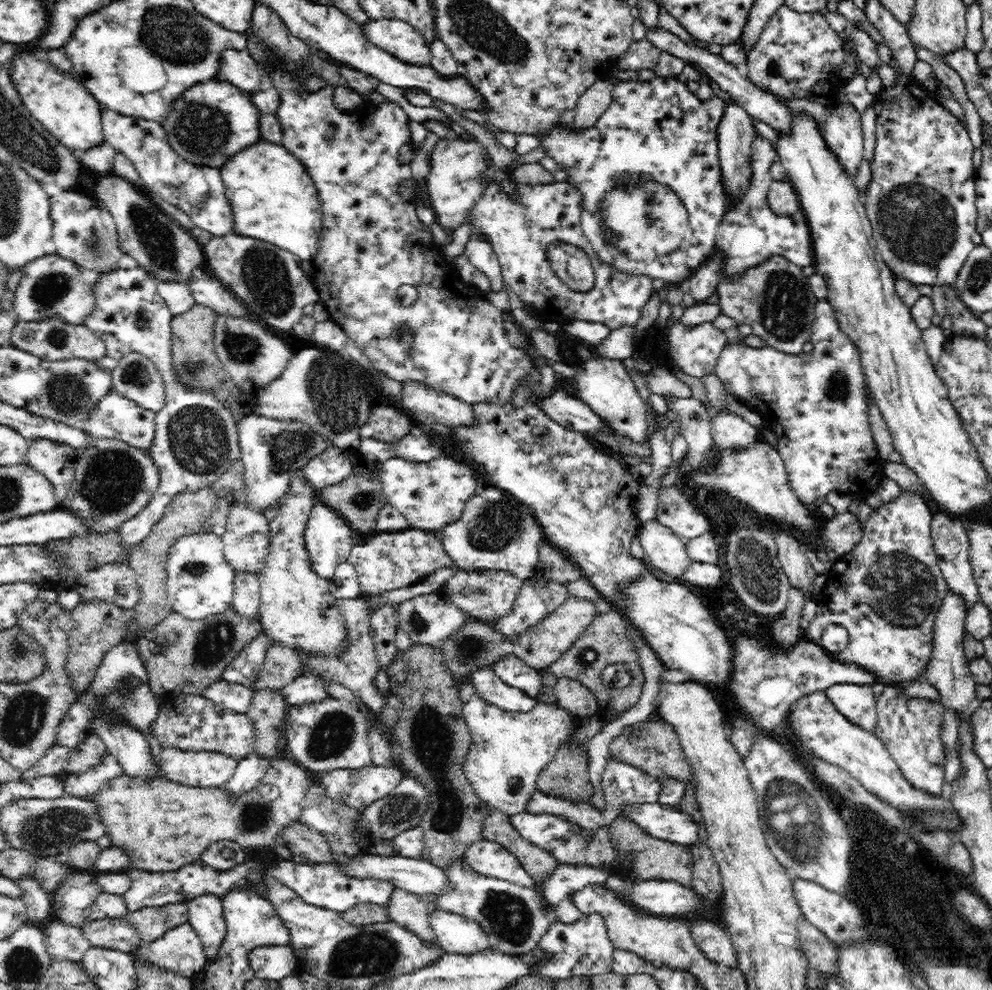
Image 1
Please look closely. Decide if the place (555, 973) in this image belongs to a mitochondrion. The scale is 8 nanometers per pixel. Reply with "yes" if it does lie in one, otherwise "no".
no

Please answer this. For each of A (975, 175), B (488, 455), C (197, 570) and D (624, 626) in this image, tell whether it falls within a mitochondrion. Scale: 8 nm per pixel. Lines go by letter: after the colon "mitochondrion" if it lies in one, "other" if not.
A: other
B: other
C: mitochondrion
D: other

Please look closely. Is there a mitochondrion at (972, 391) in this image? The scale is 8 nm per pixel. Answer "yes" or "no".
yes

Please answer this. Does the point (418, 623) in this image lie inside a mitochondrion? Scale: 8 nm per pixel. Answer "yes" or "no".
yes

